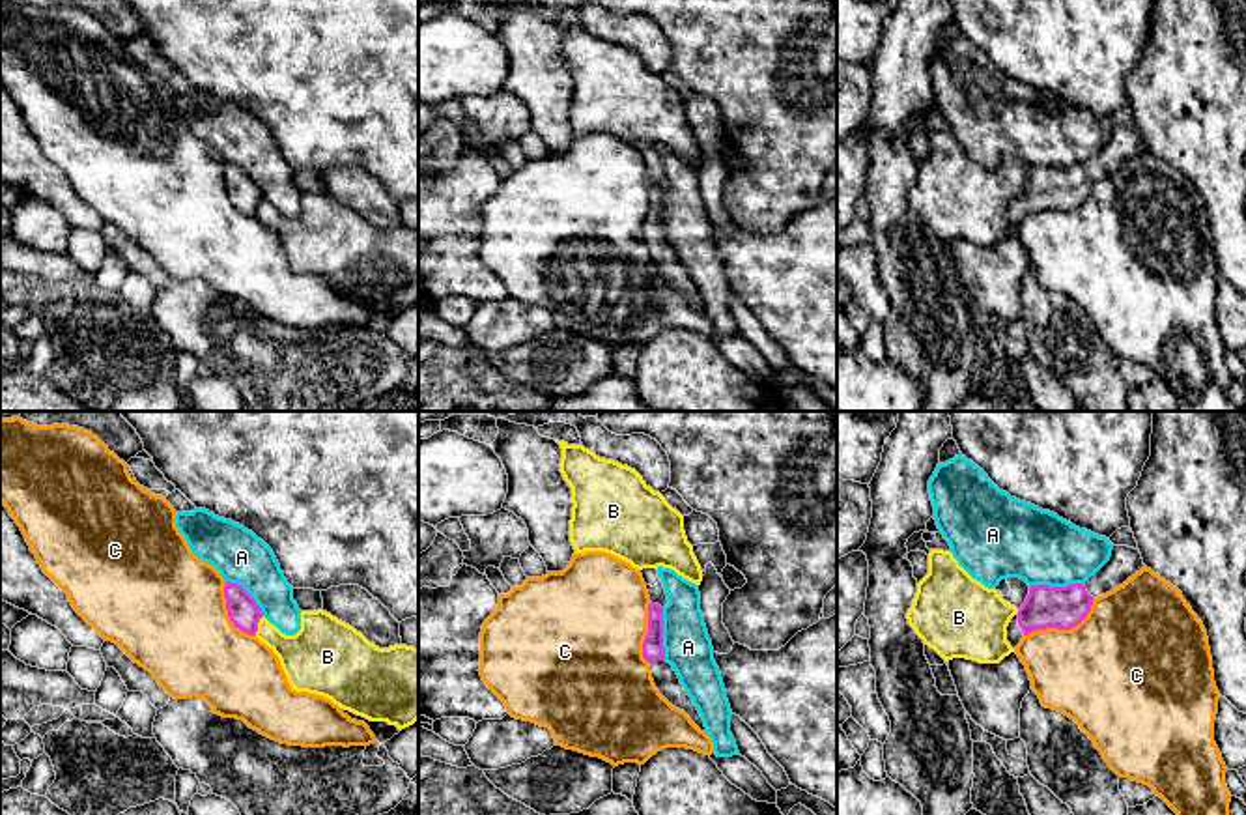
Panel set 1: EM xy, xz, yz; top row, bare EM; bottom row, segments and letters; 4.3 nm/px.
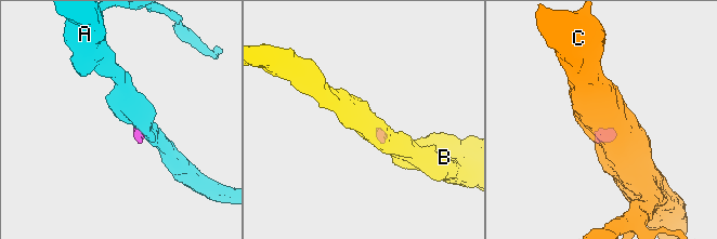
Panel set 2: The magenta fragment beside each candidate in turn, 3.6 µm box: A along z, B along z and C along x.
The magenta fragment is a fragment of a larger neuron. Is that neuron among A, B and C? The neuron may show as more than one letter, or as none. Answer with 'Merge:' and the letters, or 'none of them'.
Merge: none of them

